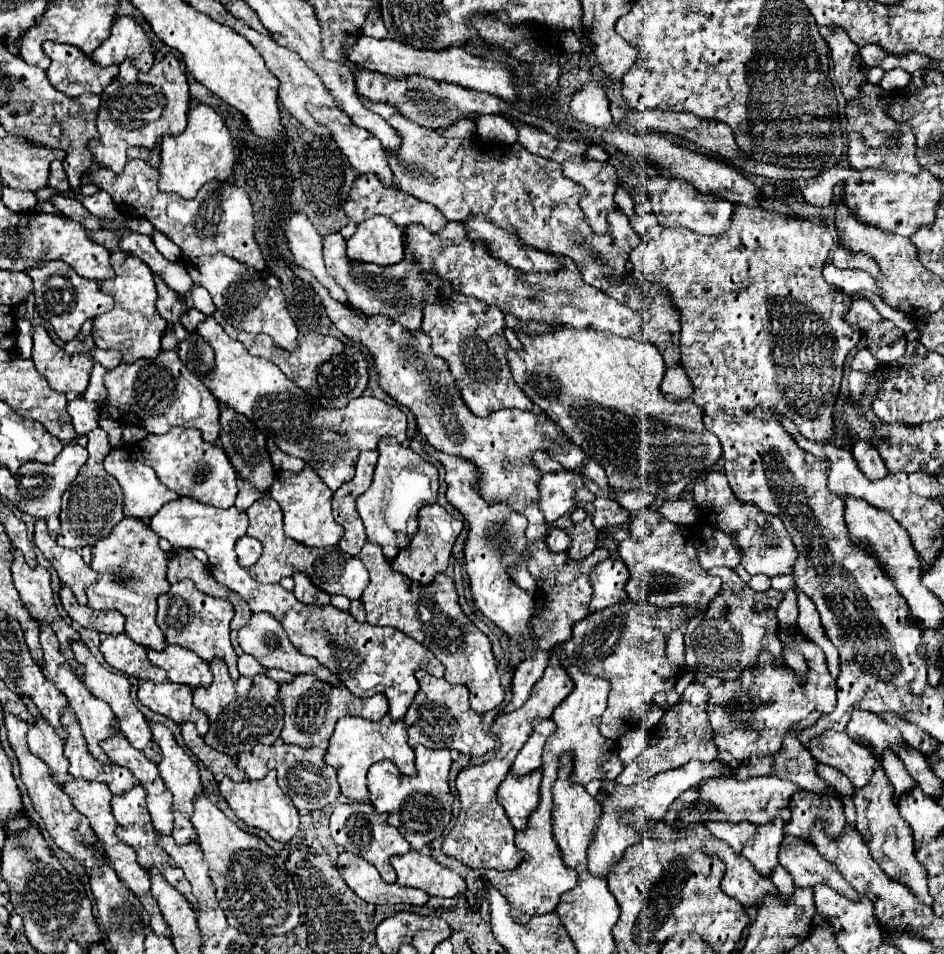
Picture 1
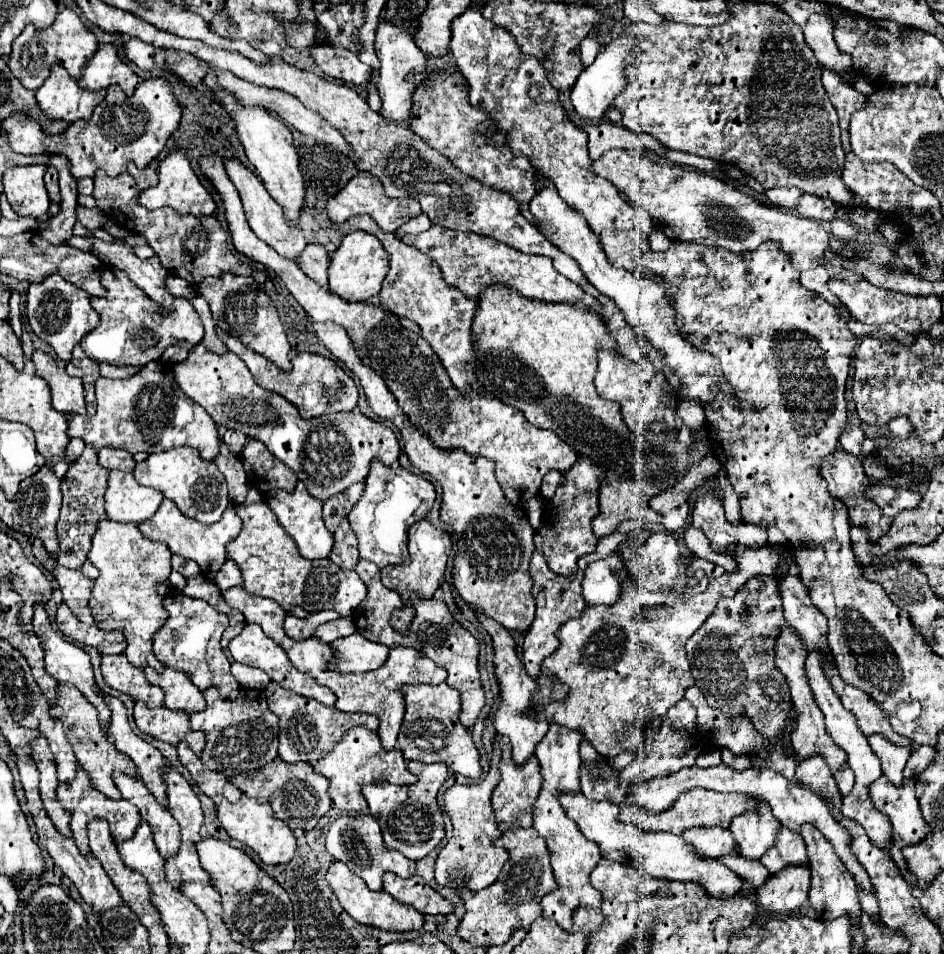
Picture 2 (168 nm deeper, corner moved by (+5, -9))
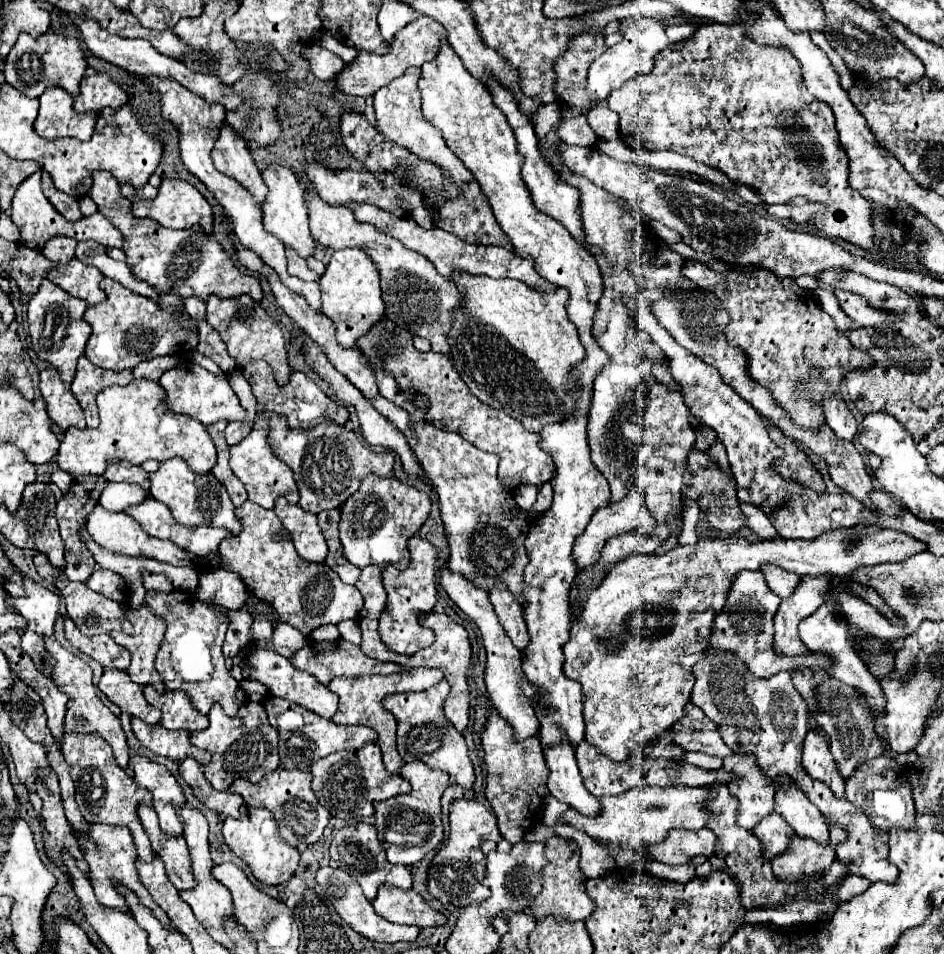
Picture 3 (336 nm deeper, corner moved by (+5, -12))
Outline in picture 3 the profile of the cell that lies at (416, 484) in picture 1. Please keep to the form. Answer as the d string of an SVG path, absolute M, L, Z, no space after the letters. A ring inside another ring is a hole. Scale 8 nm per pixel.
M368 474L360 490L352 494L340 510L340 542L344 556L356 568L366 568L370 564L386 568L388 564L404 570L410 564L408 540L420 530L430 512L430 498L412 486L398 482L396 478L380 478Z

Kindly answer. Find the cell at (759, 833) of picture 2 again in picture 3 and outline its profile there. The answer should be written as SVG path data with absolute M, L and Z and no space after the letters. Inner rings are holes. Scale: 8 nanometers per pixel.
M730 754L728 758L724 758L722 768L738 776L738 780L732 780L728 788L730 794L740 800L738 824L750 830L774 810L776 790L772 788L772 778L766 776L756 764L756 756Z

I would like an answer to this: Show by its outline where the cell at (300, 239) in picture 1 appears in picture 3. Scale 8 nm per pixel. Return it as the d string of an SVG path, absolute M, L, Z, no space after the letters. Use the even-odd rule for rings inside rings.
M222 124L220 136L216 138L216 144L212 148L212 160L216 170L240 182L262 206L262 202L266 200L268 188L262 180L258 166L252 160L252 154L246 142L232 130L232 126Z

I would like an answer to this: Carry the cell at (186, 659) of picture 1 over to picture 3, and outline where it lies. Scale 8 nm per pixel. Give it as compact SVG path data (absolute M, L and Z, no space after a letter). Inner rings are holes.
M144 686L144 698L148 704L152 704L162 712L160 724L168 730L196 732L208 728L208 718L192 708L184 692L166 690L164 694L158 694L156 690L152 690L152 686Z

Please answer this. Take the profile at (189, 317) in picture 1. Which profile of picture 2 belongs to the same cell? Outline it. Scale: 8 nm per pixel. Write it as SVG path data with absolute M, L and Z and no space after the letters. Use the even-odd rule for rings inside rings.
M106 267L102 273L102 285L106 289L106 297L92 301L92 307L100 315L100 325L86 333L80 341L84 353L90 359L98 363L106 361L118 367L144 367L150 361L158 361L162 351L180 339L192 345L202 341L204 327L190 301L176 298L172 313L162 317L156 303L152 303L150 297L138 289L120 269Z

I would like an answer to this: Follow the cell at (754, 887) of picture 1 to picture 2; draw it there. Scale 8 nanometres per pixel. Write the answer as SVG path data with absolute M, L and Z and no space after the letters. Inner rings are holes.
M582 793L580 795L562 795L560 805L566 809L568 817L578 825L578 829L600 845L602 857L628 863L636 869L642 869L654 877L666 877L666 879L680 879L680 881L696 881L700 883L712 897L718 899L732 899L742 891L744 881L730 871L726 865L722 865L716 859L710 857L696 857L692 849L688 849L688 843L672 833L648 833L632 823L618 821L618 805L608 801L588 801Z

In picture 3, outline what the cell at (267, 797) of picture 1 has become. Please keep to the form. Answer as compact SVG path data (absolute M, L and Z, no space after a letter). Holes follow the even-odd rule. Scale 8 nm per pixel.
M246 808L246 812L240 818L226 818L224 820L224 840L228 848L240 856L242 862L248 864L252 874L266 886L278 886L290 880L290 876L296 872L300 862L300 852L288 844L278 834L278 824L272 816L272 812L264 808Z

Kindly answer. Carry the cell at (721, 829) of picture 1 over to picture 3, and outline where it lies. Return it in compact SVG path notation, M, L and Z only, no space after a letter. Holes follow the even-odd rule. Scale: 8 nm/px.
M674 828L672 832L668 832L664 842L648 844L644 846L644 852L648 852L652 860L678 866L678 864L690 864L696 856L710 858L714 854L714 844L716 836L708 828L700 830Z

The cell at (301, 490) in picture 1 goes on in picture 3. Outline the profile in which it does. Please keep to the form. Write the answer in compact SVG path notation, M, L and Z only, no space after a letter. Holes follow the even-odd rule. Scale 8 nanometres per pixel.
M278 498L274 512L282 526L292 534L292 542L296 552L308 560L308 562L324 562L324 556L328 552L326 540L318 528L316 516L300 510L298 506L292 506L286 502L286 498Z

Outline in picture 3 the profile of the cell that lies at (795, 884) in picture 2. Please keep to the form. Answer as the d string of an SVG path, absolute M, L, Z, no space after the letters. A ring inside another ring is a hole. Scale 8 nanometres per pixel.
M828 822L828 830L828 844L794 836L792 844L788 844L780 856L772 858L774 874L780 880L802 880L804 876L828 870L836 860L836 846L848 838L848 832L842 824Z

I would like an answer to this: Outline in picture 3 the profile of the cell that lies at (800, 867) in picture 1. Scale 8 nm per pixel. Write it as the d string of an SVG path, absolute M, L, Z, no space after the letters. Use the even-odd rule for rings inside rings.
M776 812L768 814L760 824L756 824L756 828L752 828L752 832L764 844L764 850L766 850L768 858L774 858L776 854L784 852L790 838L794 836L792 828L788 828L786 820Z

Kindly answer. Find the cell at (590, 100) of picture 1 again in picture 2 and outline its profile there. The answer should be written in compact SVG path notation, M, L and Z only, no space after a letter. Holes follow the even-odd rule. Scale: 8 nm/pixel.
M624 35L618 37L616 41L604 45L604 47L600 49L596 61L580 73L576 85L572 87L572 93L570 93L572 107L574 107L574 111L576 111L580 117L584 117L584 119L588 119L588 121L600 121L600 119L604 117L606 109L612 105L614 97L624 91L624 87L626 87L624 67L626 67L626 63L630 61L630 49L634 49L632 45L634 45L632 37L624 37Z

